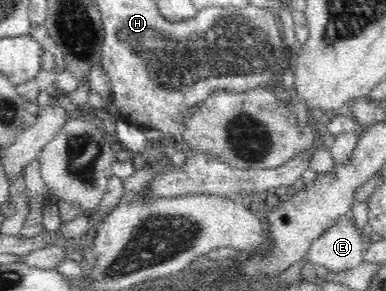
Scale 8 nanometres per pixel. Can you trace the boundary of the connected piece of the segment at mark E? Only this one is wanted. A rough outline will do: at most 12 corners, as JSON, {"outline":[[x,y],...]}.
{"outline":[[349,214],[310,246],[306,257],[331,273],[363,261],[368,240]]}

